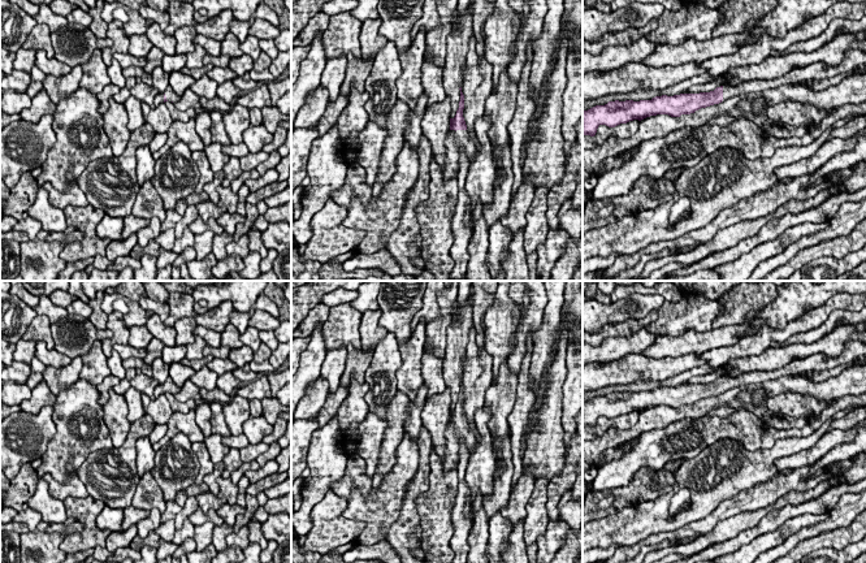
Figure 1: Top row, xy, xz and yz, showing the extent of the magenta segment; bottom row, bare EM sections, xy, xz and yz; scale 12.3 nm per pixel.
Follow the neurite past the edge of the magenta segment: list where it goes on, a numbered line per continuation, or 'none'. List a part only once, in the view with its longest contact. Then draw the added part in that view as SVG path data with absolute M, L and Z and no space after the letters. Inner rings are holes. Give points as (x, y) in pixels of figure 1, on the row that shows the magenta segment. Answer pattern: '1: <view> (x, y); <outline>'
1: xz (458, 141); M449 130L447 138L445 140L446 147L446 168L443 172L443 181L454 178L459 172L459 157L464 151L469 161L469 165L473 161L476 147L475 143L469 139L468 130Z

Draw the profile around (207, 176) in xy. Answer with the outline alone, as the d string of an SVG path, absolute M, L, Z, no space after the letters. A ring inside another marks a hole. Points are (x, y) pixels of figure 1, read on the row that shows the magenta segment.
M204 151L192 152L192 160L198 164L200 172L199 183L195 189L195 192L200 194L204 191L203 190L204 185L213 181L215 173L211 169L208 157Z

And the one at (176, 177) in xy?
M178 142L156 160L155 176L150 181L163 199L164 209L169 211L176 209L179 199L195 192L199 178L192 152L183 142Z

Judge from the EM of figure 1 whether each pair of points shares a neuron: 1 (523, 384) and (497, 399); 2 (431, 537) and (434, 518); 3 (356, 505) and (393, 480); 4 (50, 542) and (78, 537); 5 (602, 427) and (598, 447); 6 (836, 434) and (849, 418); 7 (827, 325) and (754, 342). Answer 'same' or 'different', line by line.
1: different
2: same
3: same
4: different
5: different
6: different
7: different

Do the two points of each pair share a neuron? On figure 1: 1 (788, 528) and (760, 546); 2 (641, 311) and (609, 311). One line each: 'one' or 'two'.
1: one
2: one

